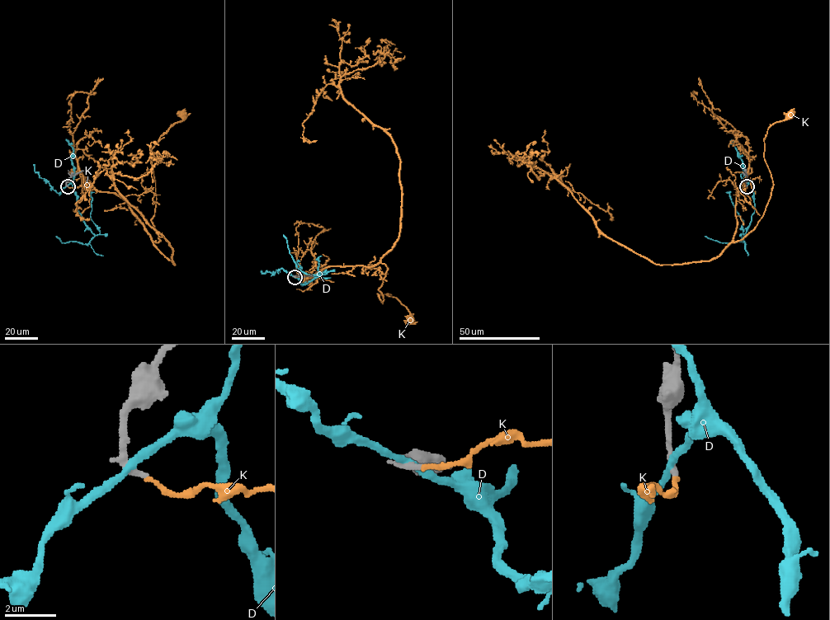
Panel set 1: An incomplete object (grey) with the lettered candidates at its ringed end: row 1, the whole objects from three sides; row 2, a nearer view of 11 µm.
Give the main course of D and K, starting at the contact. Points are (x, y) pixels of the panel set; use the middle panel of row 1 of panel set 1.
D: (294, 276), (305, 284), (321, 274), (310, 275), (296, 268), (283, 235)
K: (294, 276), (332, 266), (383, 263), (388, 269), (378, 288), (383, 302), (379, 297), (395, 298), (410, 319)

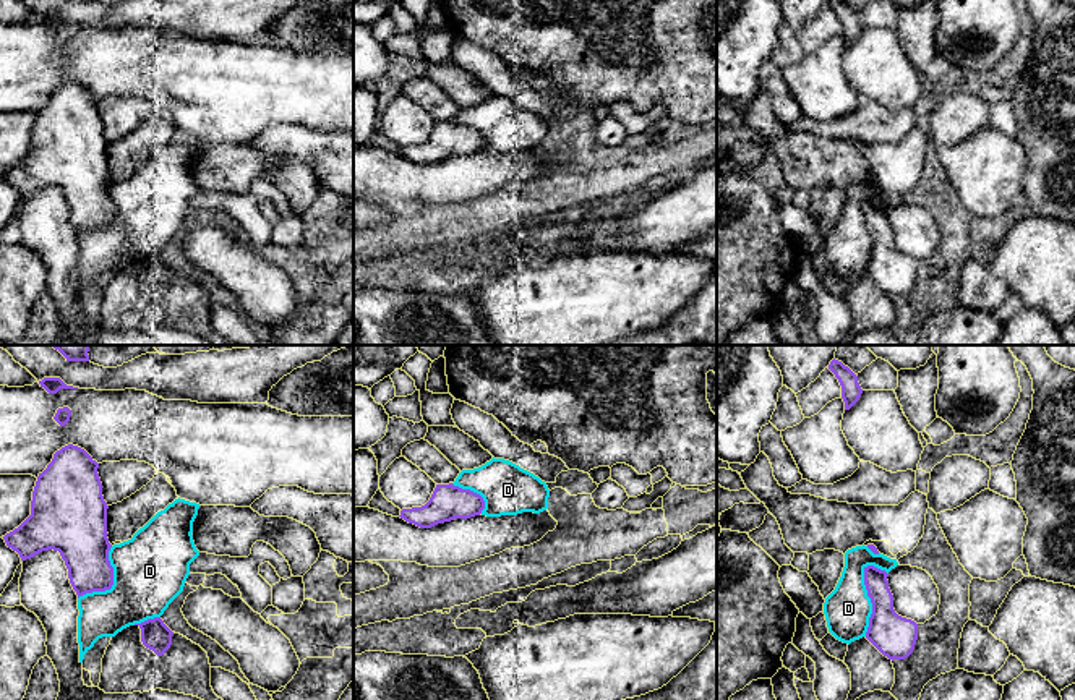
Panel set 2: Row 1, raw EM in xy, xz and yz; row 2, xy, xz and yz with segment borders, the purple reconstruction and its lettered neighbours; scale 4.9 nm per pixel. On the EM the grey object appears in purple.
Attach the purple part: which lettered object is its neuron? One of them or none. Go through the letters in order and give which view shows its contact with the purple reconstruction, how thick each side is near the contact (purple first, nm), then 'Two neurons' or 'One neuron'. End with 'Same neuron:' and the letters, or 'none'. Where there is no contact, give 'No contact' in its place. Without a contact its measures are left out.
D: Touches purple in yz. Thickness 200 nm (purple) against 220 nm. Two neurons
K: No contact. Two neurons
Same neuron: none

